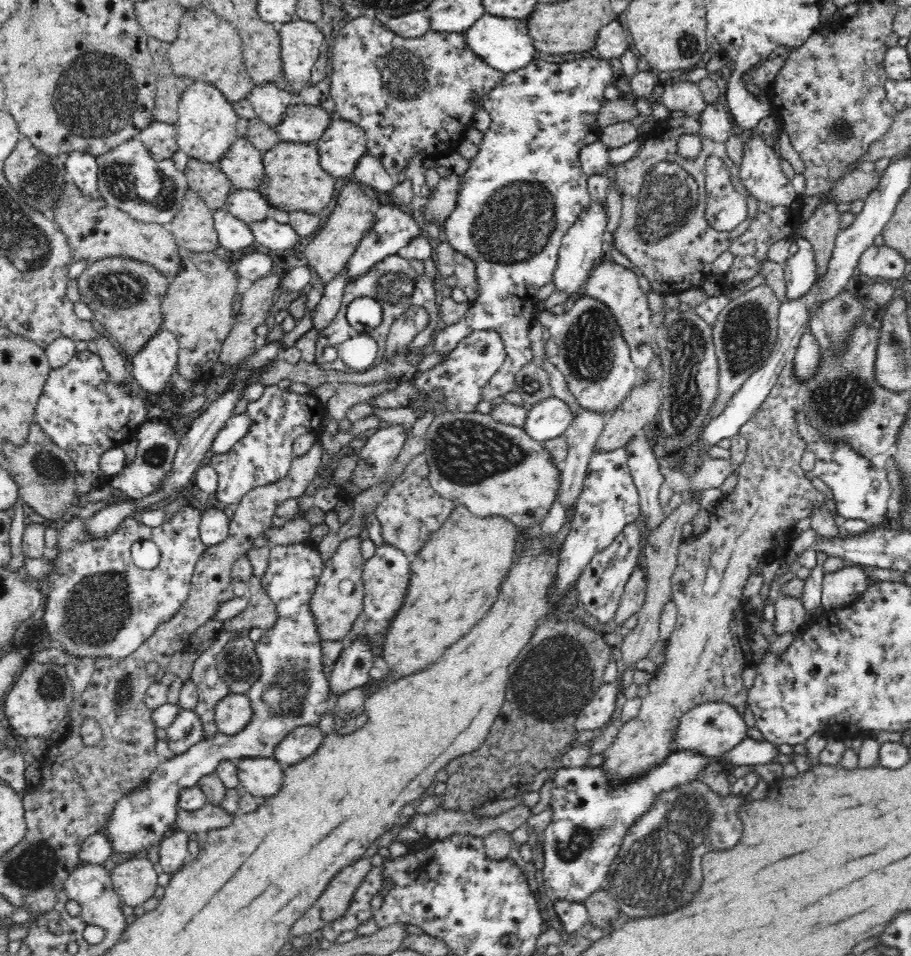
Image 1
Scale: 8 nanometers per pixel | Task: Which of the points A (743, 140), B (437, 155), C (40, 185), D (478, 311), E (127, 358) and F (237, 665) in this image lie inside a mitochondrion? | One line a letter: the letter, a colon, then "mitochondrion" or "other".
A: other
B: other
C: mitochondrion
D: other
E: other
F: mitochondrion

